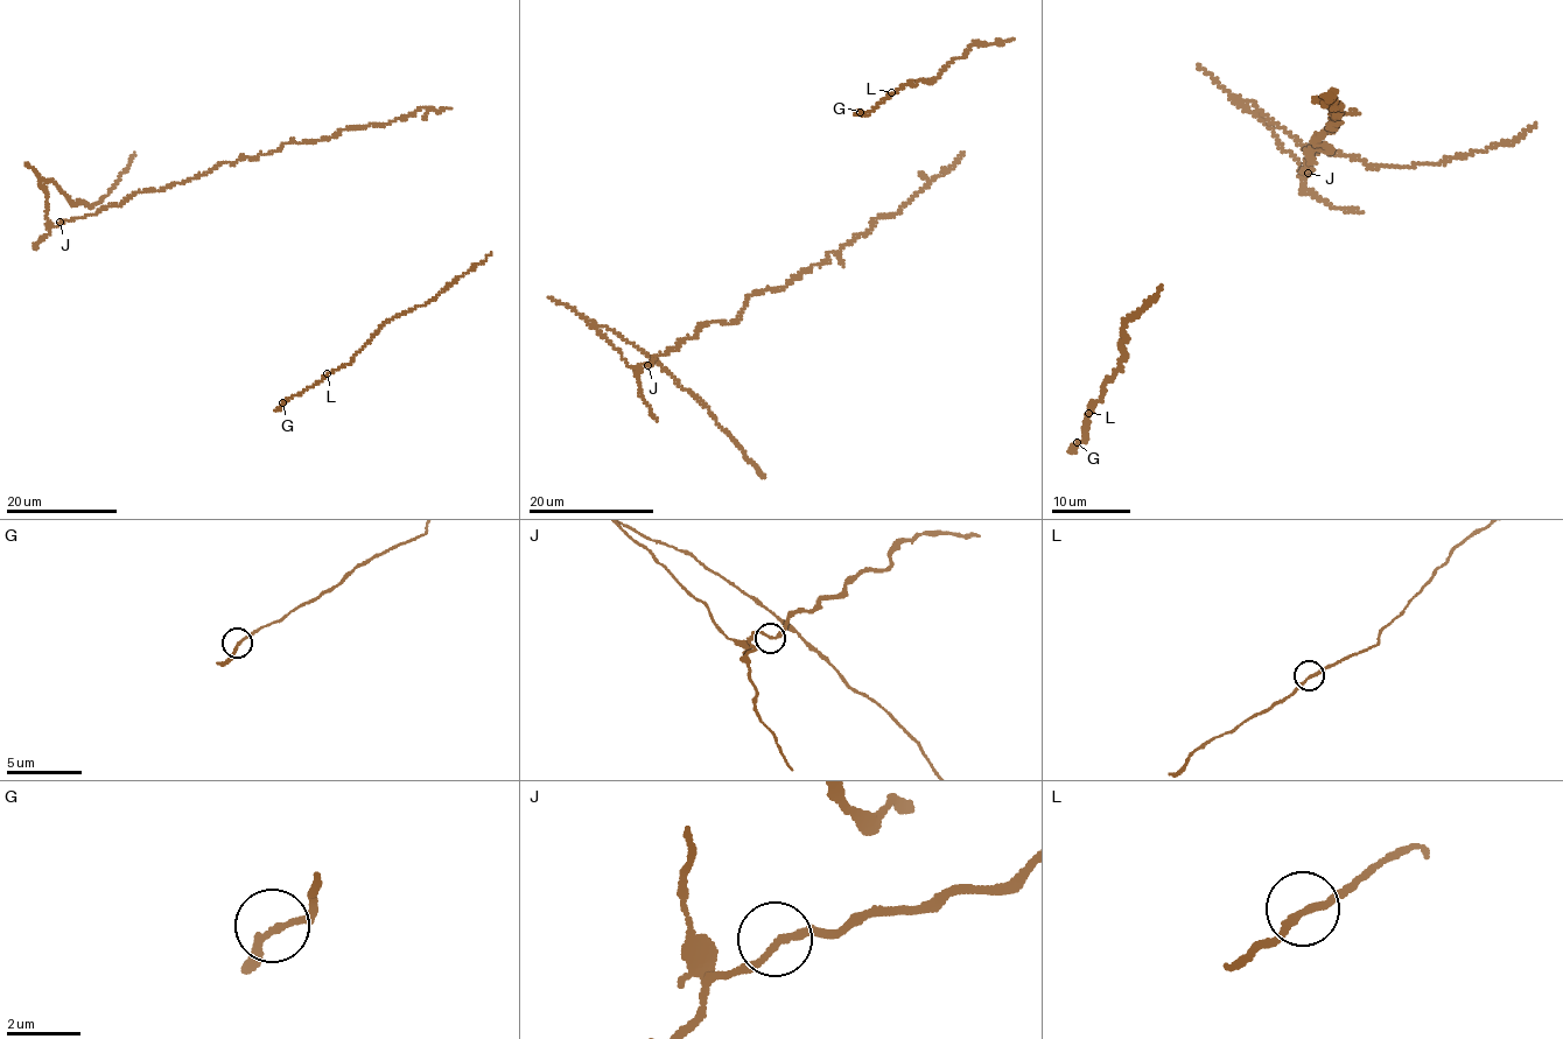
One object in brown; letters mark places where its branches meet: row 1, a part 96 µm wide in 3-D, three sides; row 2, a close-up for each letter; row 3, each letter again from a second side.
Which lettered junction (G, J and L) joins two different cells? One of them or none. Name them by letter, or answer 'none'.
J

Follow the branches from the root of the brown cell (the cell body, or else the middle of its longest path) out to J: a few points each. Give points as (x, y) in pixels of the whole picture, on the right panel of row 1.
J: (1337, 114), (1334, 128), (1313, 140), (1331, 152), (1311, 146), (1310, 169), (1302, 170), (1306, 173)

